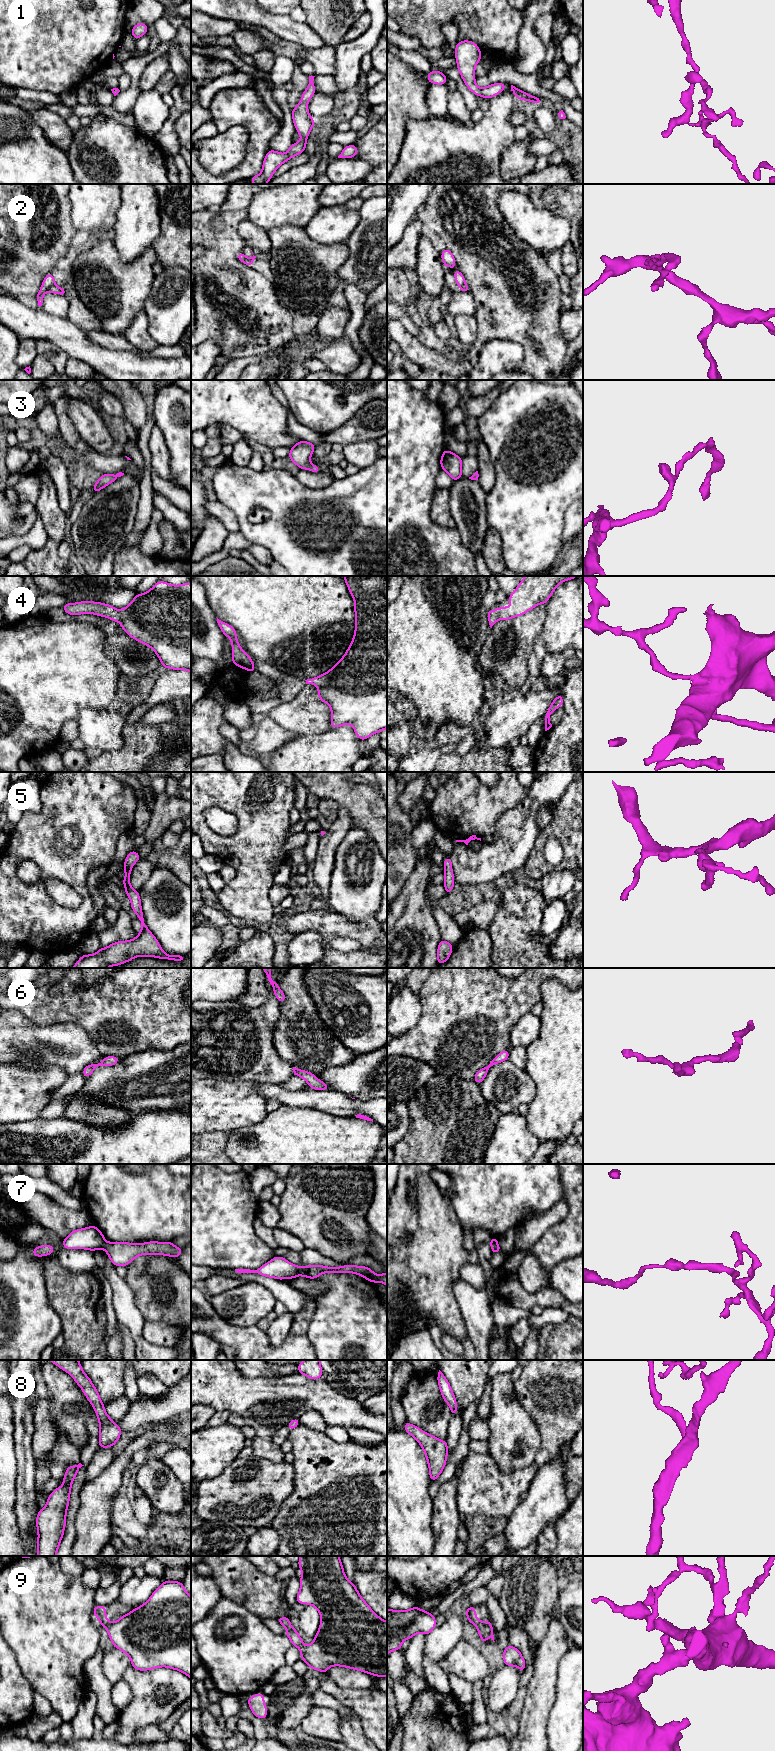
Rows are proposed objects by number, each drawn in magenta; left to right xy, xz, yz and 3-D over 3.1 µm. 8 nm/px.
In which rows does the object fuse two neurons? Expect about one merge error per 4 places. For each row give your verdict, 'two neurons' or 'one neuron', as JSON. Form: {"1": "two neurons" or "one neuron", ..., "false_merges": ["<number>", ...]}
{"1": "one neuron", "2": "two neurons", "3": "one neuron", "4": "one neuron", "5": "one neuron", "6": "one neuron", "7": "two neurons", "8": "one neuron", "9": "two neurons", "false_merges": ["2", "7", "9"]}

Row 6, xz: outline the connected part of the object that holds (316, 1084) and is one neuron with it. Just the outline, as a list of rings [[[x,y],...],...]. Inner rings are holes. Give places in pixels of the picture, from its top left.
[[[293,1067],[294,1075],[299,1076],[307,1081],[307,1084],[313,1089],[313,1090],[329,1090],[329,1086],[319,1080],[313,1073],[300,1070],[298,1068]]]

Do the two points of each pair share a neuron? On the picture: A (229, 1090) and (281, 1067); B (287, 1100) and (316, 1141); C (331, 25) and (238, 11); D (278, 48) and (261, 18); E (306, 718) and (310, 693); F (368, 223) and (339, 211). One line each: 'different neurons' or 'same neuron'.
A: different neurons
B: different neurons
C: different neurons
D: different neurons
E: same neuron
F: different neurons

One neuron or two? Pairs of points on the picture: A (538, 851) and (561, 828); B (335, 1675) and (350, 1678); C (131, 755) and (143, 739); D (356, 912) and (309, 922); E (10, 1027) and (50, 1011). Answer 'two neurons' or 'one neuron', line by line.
A: one neuron
B: one neuron
C: one neuron
D: two neurons
E: two neurons

